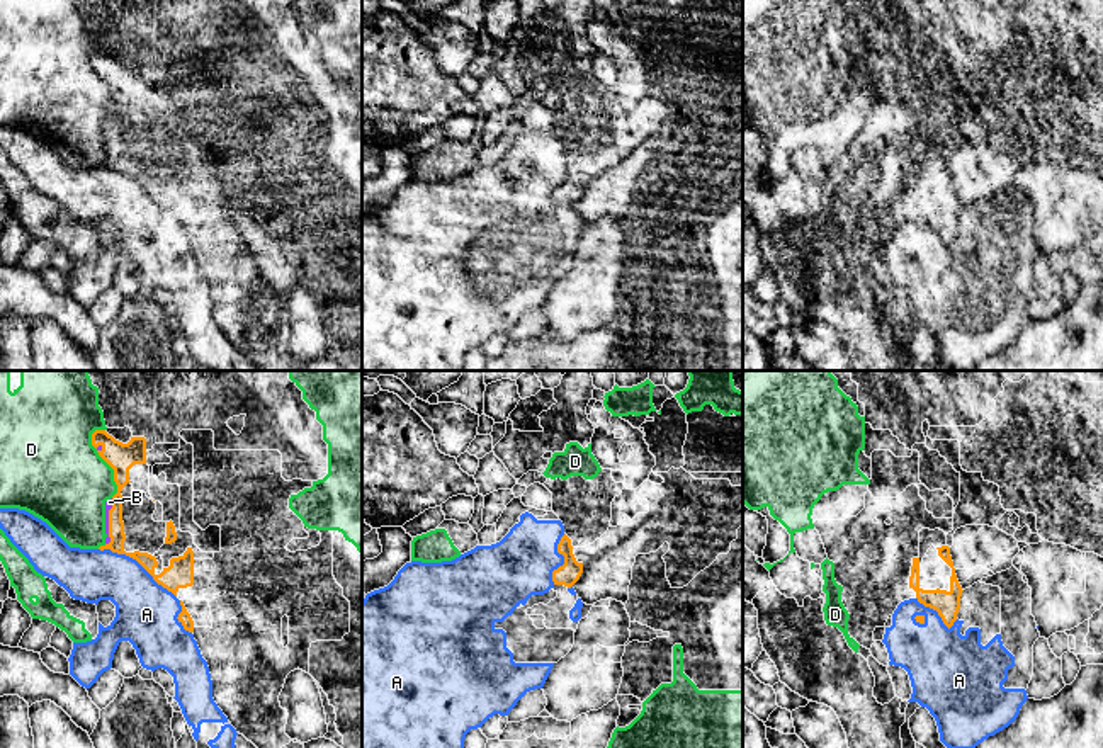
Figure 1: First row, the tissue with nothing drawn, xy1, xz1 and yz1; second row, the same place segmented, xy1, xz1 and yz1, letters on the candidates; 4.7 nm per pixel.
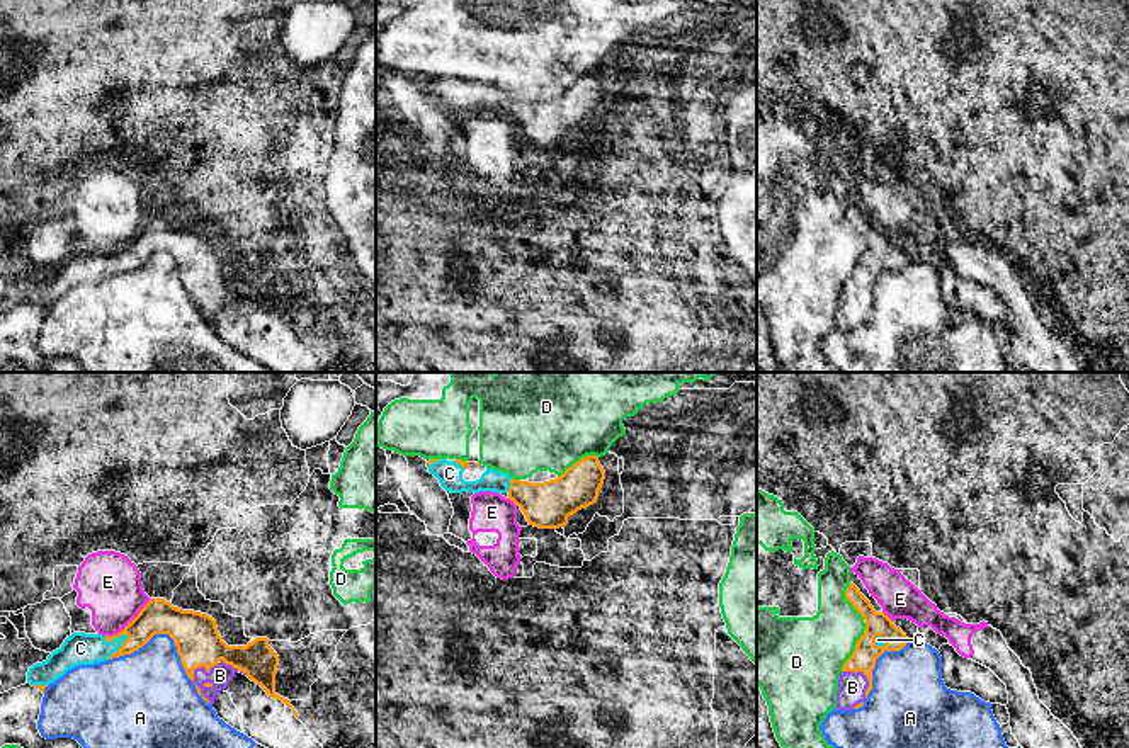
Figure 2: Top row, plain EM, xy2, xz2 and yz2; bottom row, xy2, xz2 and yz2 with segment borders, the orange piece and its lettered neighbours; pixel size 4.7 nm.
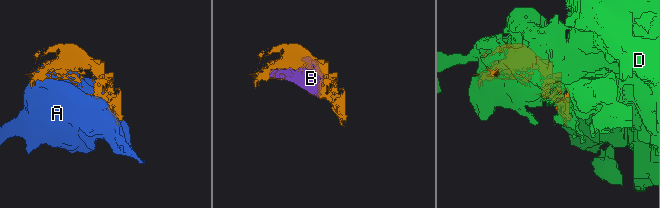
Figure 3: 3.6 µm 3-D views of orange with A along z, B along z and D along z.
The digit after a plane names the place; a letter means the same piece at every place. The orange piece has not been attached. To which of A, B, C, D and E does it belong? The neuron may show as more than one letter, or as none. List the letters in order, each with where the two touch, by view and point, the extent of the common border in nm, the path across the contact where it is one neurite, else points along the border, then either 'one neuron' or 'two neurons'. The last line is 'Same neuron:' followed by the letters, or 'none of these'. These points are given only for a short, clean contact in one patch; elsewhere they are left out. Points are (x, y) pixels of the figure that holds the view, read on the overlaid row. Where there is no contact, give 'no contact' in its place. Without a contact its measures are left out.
A: meets orange in xy2 at (172, 638); contact 550 nm long; two neurons
B: meets orange in xy2 at (215, 665); contact 260 nm long; one neuron
C: meets orange in xy2 at (121, 646); contact 160 nm long; one neuron
D: meets orange in xy1 at (106, 461); contact 340 nm long; two neurons
E: meets orange in xy2 at (130, 623); contact 280 nm long; border along xy2 (152, 599), (119, 631), (106, 636); two neurons
Same neuron: B, C

